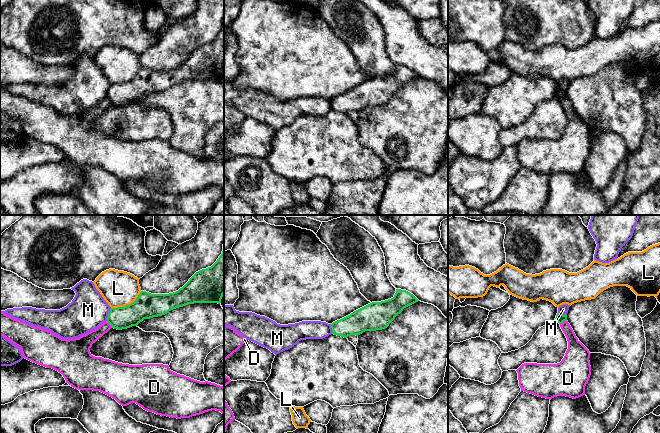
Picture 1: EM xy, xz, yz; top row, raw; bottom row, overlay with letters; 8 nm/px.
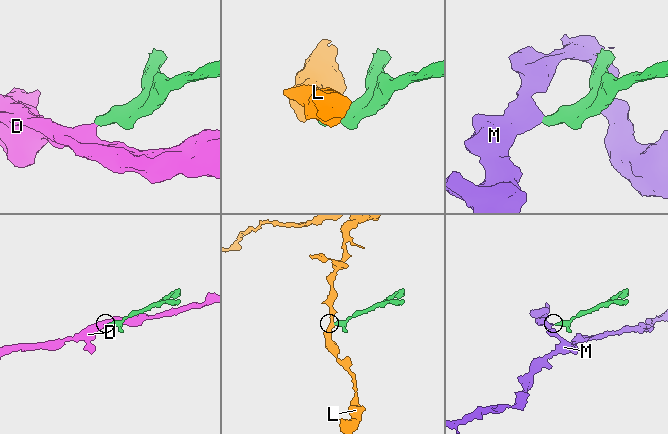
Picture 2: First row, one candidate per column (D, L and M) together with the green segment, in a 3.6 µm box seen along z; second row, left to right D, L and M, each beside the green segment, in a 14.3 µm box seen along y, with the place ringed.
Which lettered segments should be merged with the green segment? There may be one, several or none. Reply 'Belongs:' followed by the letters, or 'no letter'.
Belongs: no letter

